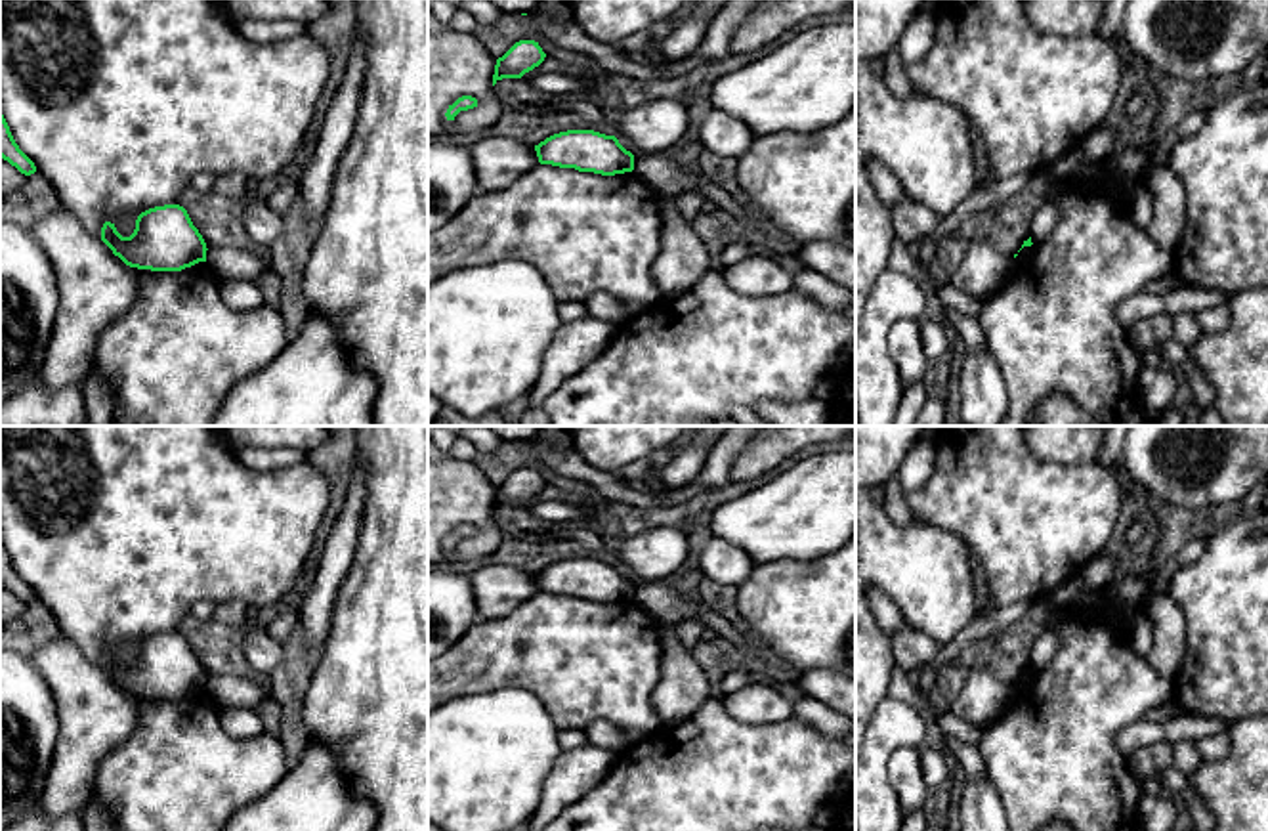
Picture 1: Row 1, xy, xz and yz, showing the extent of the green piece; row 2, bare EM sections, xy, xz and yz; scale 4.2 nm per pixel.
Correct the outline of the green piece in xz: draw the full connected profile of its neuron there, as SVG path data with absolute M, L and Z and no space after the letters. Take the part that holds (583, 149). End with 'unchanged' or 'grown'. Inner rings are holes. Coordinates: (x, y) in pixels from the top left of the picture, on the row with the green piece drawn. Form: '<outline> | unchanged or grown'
M567 130L535 145L540 164L615 176L634 170L634 155L615 136L594 130Z | unchanged

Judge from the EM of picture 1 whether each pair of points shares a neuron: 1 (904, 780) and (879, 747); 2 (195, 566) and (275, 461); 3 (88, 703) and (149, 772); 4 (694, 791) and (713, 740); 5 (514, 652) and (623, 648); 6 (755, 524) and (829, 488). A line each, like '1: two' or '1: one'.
1: two
2: two
3: two
4: one
5: one
6: one

